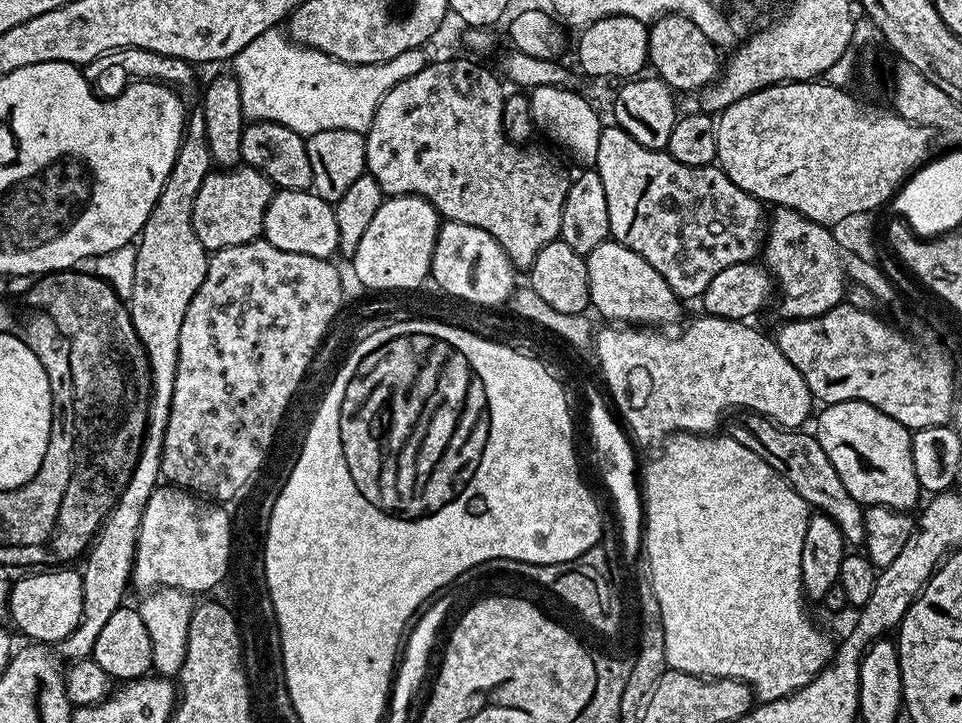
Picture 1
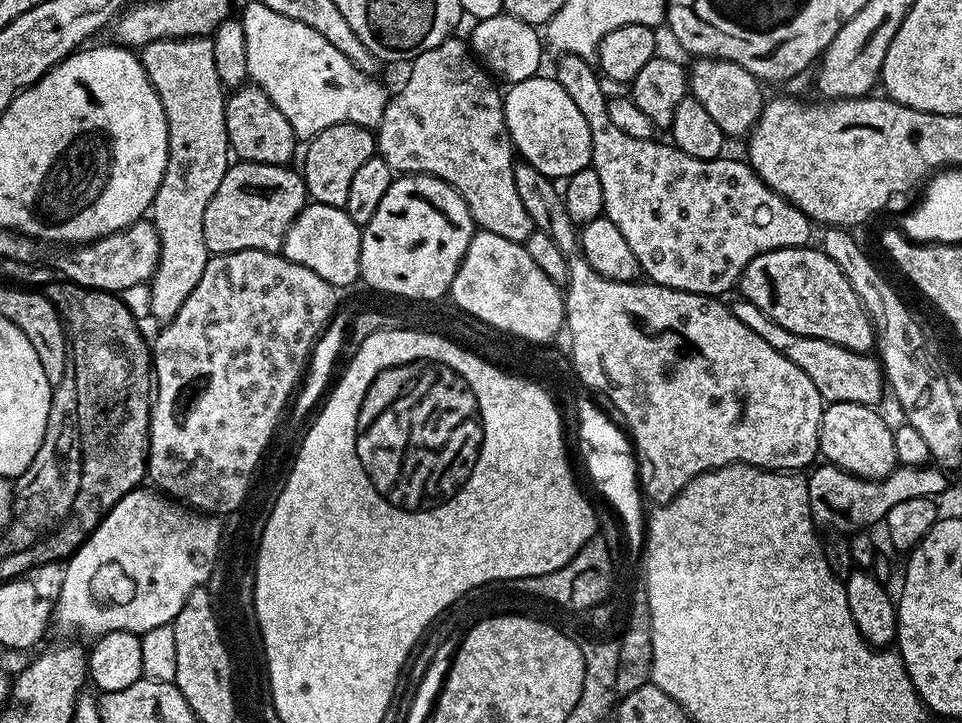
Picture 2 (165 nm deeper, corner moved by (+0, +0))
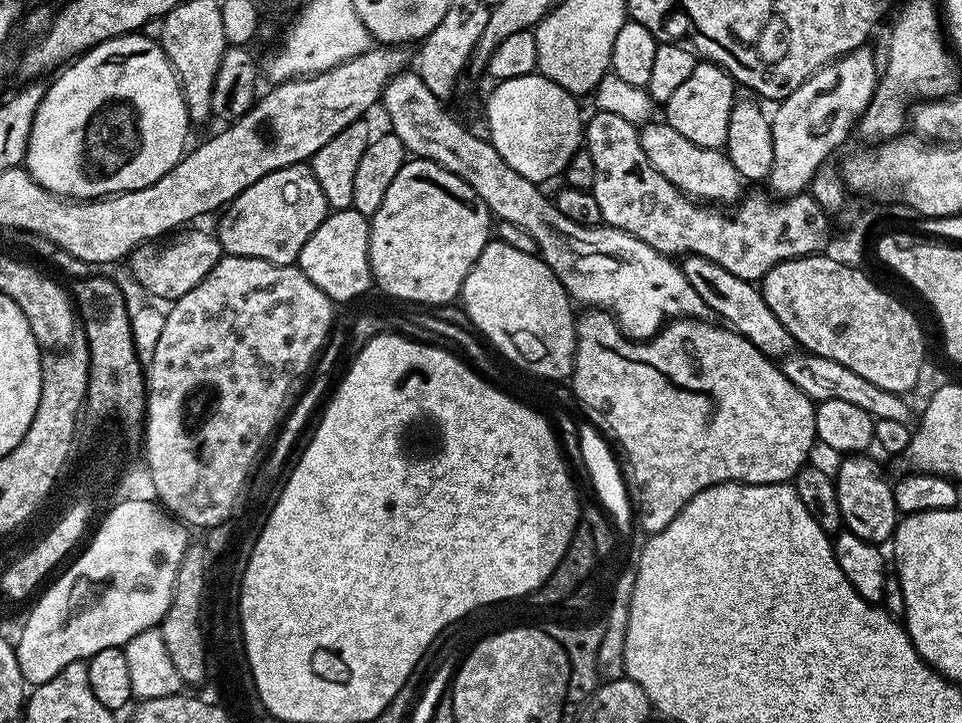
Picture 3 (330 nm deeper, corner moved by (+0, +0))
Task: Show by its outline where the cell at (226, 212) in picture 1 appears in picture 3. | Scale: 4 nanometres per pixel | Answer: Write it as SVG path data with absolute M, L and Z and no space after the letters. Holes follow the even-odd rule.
M307 163L295 164L274 170L266 174L266 178L258 178L254 186L246 186L246 190L219 213L220 225L214 228L214 234L229 256L295 265L302 246L306 246L306 238L322 226L329 211L326 194L322 194L322 186L318 186L311 167Z

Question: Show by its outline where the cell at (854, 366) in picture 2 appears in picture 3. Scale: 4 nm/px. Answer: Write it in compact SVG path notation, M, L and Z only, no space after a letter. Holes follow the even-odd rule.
M701 256L683 257L682 267L688 276L690 286L694 286L698 298L702 298L702 302L706 302L709 313L717 312L721 316L717 317L725 325L741 332L750 343L758 346L758 350L762 350L762 354L773 358L793 355L794 349L797 347L796 340L790 334L790 330L786 330L786 326L782 326L782 322L778 322L778 318L774 318L774 310L770 310L770 306L766 306L763 291L753 281L738 278L734 274L730 274L730 270Z

